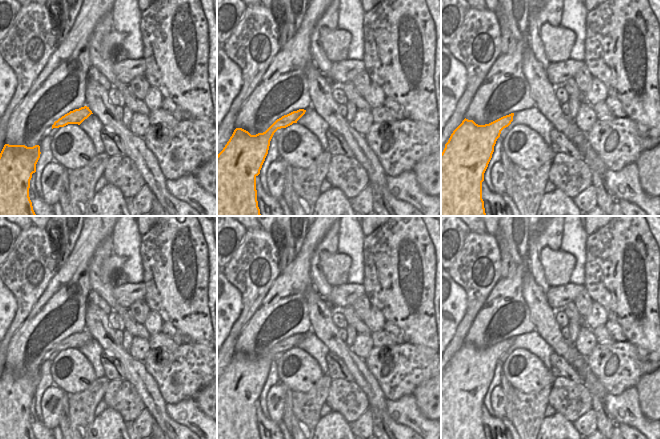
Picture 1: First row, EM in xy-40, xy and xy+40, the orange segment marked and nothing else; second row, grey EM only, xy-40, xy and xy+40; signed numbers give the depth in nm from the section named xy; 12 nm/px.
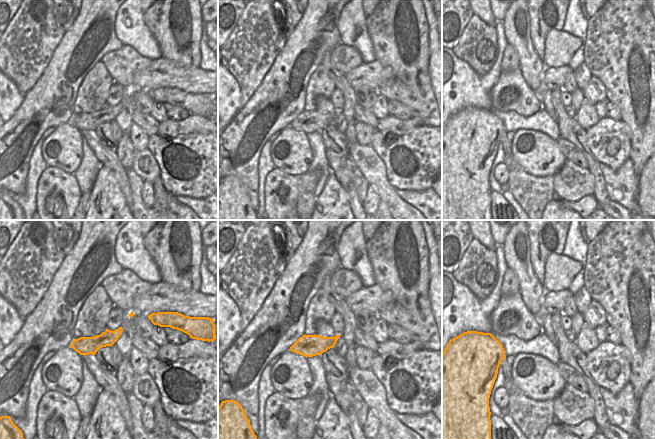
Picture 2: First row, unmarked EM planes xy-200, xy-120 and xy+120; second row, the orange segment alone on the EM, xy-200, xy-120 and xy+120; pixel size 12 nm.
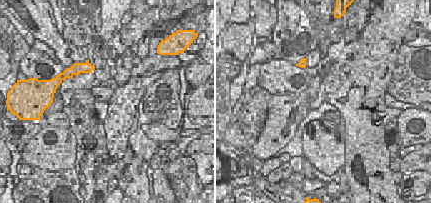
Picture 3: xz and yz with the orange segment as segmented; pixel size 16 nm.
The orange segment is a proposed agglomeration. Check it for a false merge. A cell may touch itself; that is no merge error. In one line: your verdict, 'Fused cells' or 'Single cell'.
Single cell.

